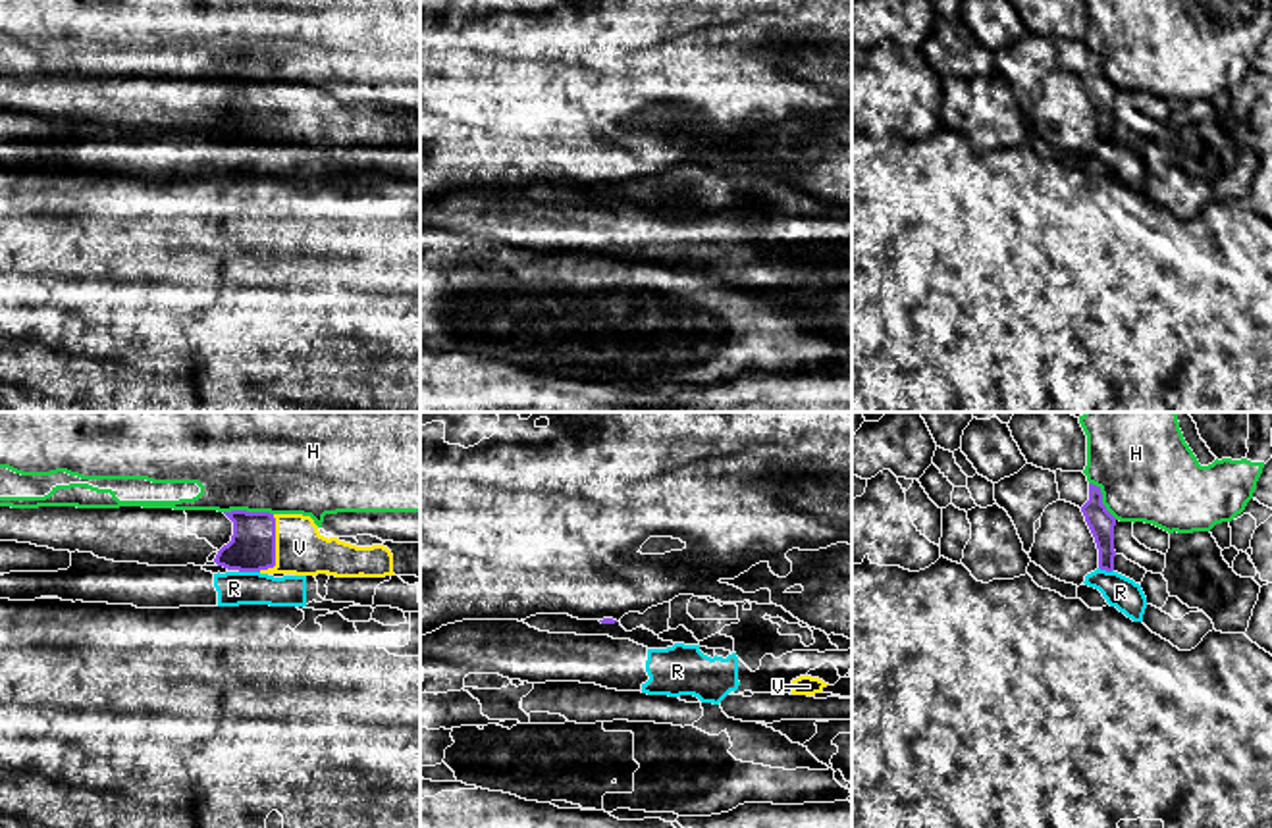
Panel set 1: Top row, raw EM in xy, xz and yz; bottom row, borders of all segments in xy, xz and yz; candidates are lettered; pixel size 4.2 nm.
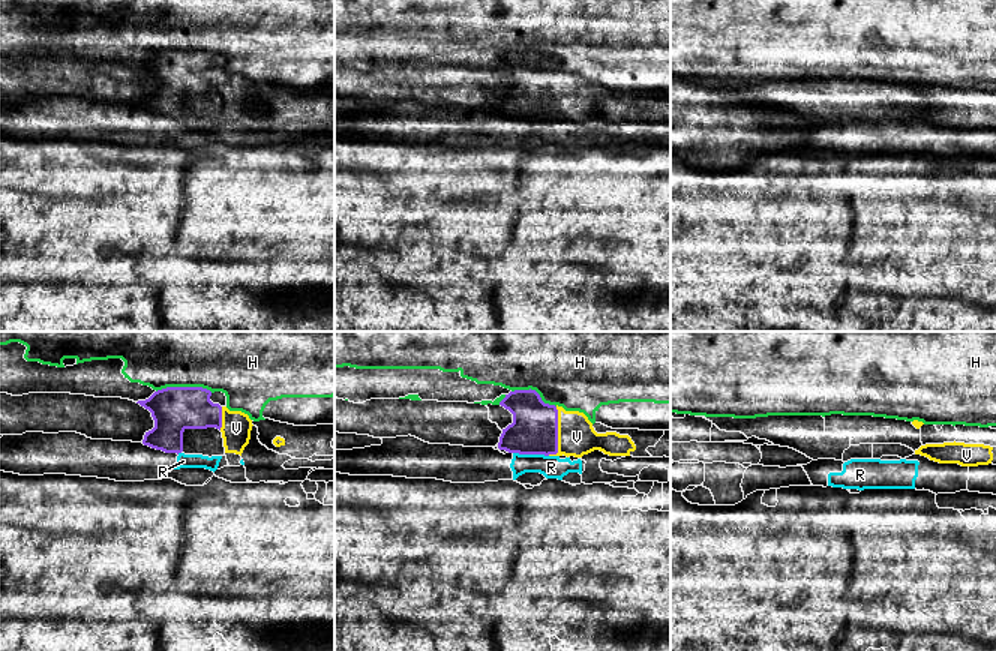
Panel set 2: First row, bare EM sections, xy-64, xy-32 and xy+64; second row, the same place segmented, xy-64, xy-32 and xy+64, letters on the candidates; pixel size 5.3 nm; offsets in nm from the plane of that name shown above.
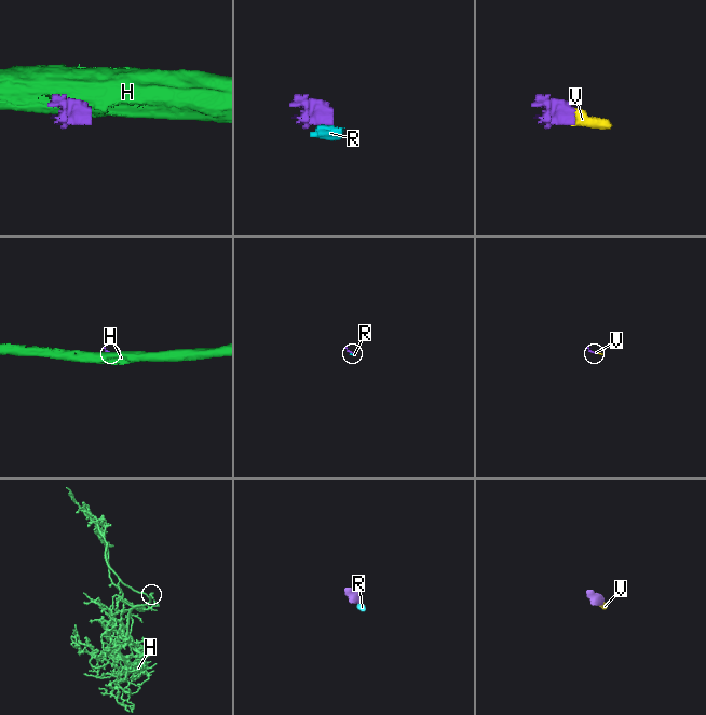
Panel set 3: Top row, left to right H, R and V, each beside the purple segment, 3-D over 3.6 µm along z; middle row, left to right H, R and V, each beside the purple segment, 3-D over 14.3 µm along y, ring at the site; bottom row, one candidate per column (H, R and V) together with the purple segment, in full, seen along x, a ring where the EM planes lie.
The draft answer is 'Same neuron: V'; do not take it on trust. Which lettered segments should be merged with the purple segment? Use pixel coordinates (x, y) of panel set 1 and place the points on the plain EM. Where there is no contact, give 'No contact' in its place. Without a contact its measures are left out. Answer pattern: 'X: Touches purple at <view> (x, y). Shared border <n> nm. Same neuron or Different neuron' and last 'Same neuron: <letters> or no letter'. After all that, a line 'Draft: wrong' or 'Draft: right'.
H: Touches purple at xy (249, 81). Shared border 200 nm. Different neuron
R: Touches purple at xy (249, 139). Shared border 90 nm. Different neuron
V: Touches purple at xy (274, 116). Shared border 240 nm. Same neuron
Same neuron: V
Draft: right

